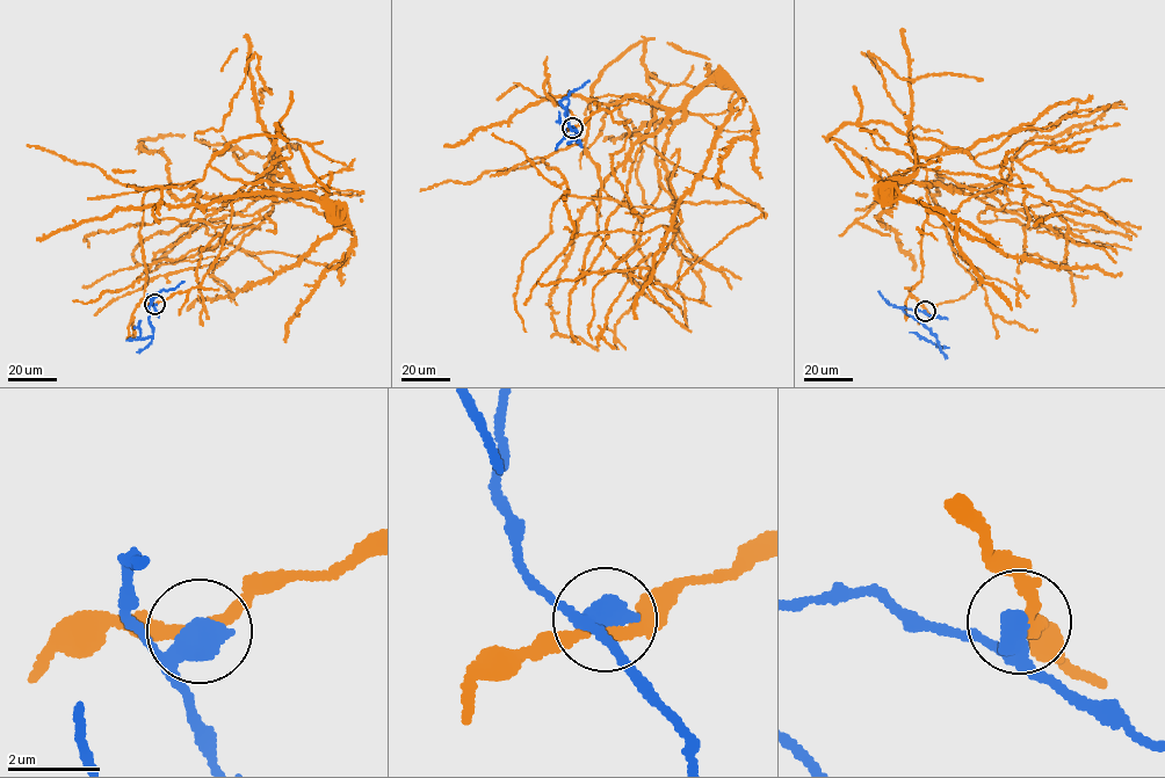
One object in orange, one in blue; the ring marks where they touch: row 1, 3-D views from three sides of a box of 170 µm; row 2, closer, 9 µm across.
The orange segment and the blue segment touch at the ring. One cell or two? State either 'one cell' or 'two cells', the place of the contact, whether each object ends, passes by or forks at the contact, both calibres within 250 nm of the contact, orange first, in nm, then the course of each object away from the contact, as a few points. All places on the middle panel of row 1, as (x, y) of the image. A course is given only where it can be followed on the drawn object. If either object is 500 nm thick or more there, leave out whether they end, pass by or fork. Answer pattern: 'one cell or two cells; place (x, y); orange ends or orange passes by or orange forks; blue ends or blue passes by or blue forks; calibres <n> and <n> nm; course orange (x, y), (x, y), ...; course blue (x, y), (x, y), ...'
two cells; place (572, 128); orange passes by; blue passes by; calibres 240 and 400 nm; course orange (572, 128), (602, 109), (646, 136), (668, 84), (648, 72), (680, 212), (562, 197), (523, 260), (526, 332); course blue (572, 128), (566, 121), (566, 97), (559, 104), (565, 108), (570, 128), (578, 135), (564, 138), (559, 111)

